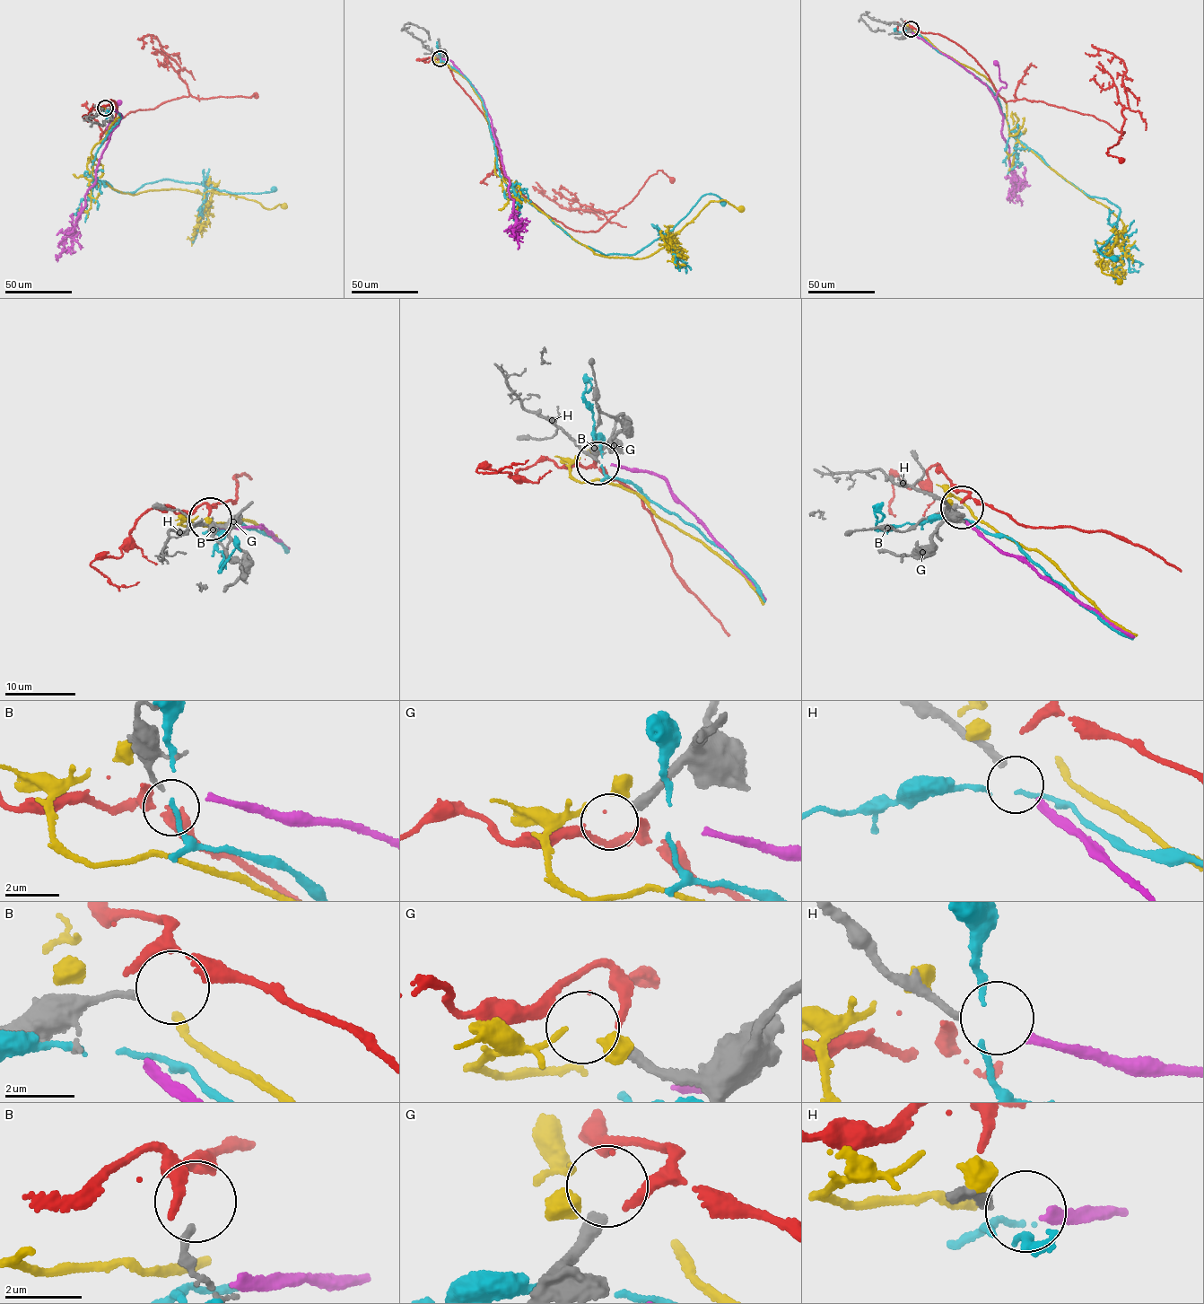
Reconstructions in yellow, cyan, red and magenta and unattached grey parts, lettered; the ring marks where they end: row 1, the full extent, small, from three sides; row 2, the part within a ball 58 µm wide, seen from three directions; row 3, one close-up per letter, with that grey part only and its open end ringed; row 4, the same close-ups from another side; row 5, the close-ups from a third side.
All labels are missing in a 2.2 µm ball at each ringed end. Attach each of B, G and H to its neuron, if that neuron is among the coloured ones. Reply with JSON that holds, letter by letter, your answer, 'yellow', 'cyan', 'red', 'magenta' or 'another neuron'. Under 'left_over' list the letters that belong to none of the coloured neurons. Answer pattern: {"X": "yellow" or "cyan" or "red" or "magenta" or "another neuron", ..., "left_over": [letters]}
{"B": "another neuron", "G": "another neuron", "H": "magenta", "left_over": ["B", "G"]}

